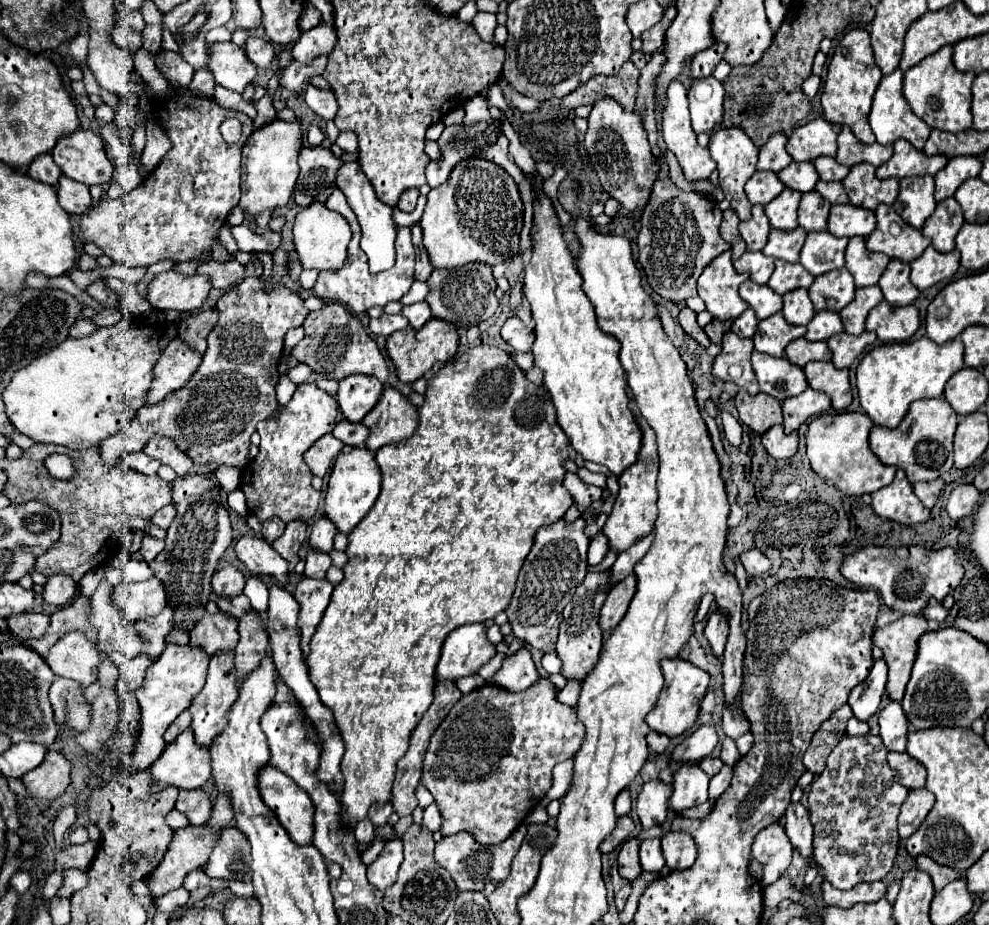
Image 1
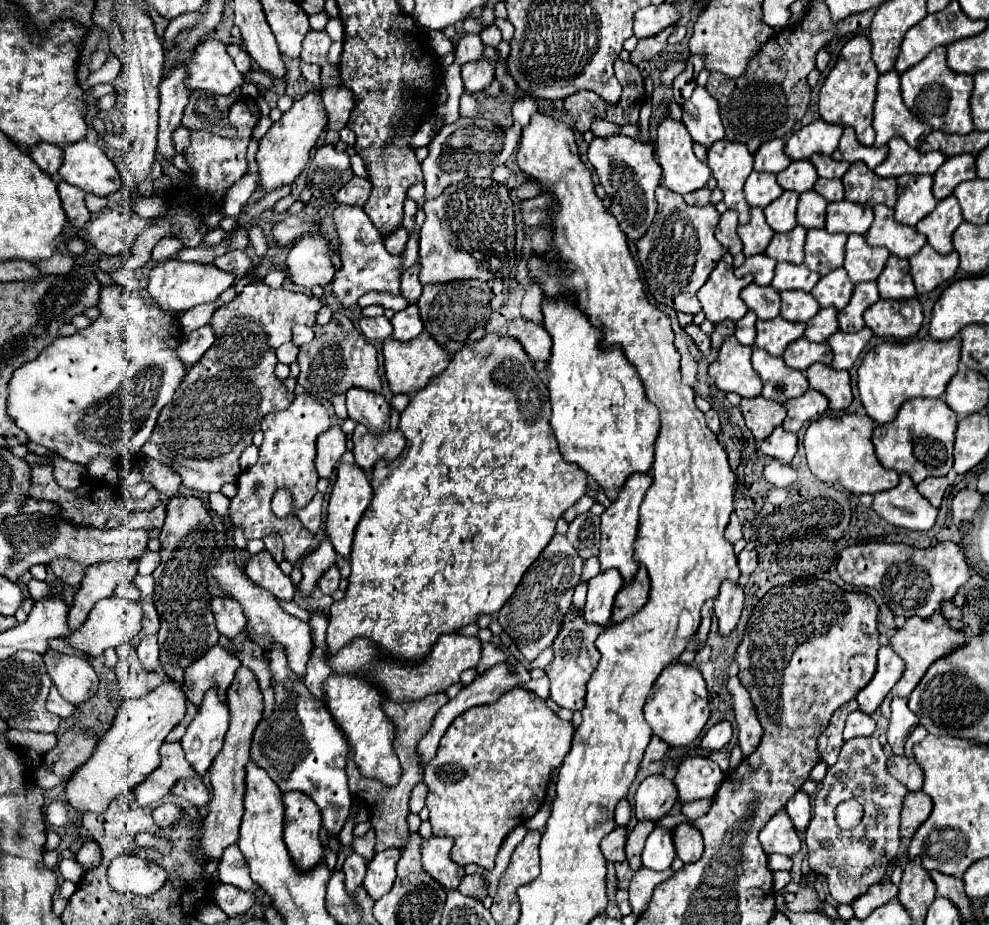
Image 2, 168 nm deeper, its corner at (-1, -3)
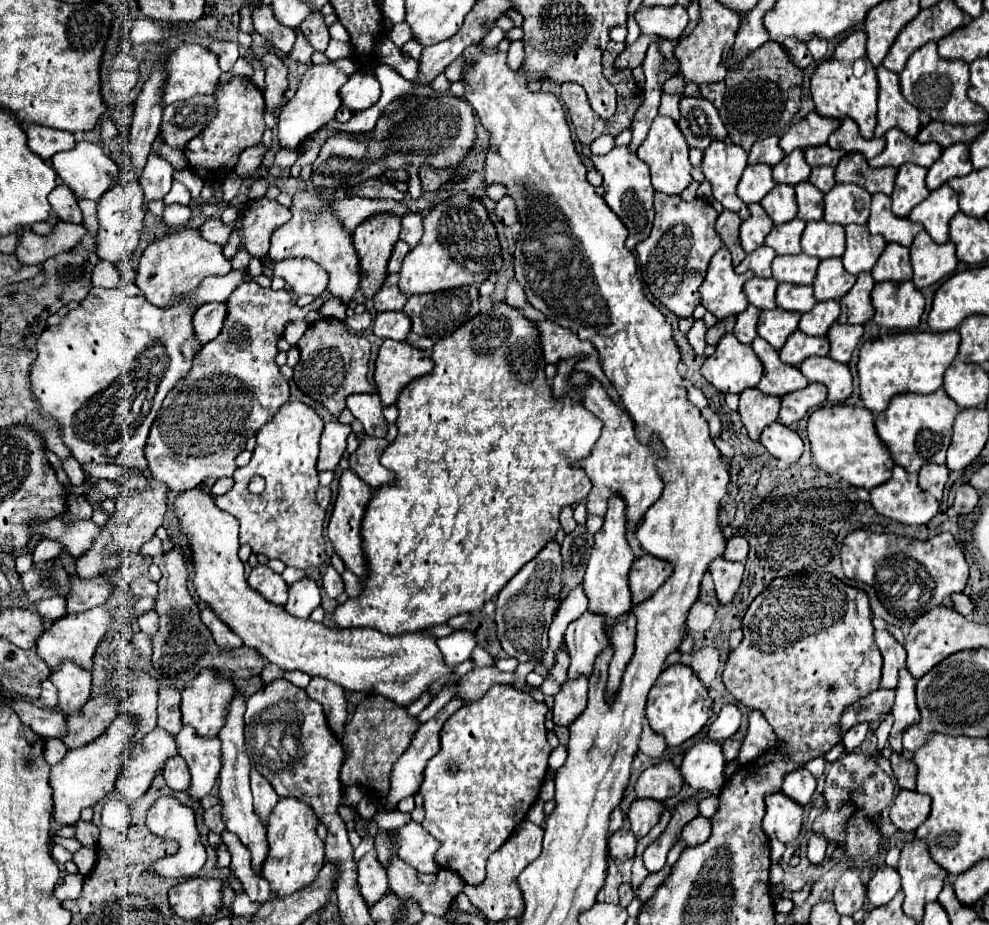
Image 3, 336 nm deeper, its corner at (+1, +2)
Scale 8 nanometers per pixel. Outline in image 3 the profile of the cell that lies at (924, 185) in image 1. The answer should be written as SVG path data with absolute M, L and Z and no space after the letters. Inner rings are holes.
M906 163L898 169L896 183L894 183L894 193L892 193L892 213L898 217L908 217L910 209L922 203L930 191L924 183L926 179L924 167L918 167L914 163Z

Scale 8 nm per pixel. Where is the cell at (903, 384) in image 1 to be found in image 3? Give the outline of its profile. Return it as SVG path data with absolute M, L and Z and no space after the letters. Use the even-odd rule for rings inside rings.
M900 331L882 335L876 341L866 341L858 353L858 379L860 397L866 409L880 413L888 407L888 401L898 393L932 393L942 387L942 377L950 361L958 355L960 335L958 331L932 333L932 331Z

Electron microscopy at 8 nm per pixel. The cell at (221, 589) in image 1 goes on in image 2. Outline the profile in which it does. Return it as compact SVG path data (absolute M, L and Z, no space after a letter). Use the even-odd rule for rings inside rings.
M216 596L212 598L210 608L214 612L216 628L220 634L232 638L246 626L246 618L244 618L244 612L238 600L230 596Z

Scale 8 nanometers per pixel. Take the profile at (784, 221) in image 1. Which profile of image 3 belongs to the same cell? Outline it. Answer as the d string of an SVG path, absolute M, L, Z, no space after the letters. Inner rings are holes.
M776 185L760 205L776 225L788 223L796 217L796 191L792 185Z

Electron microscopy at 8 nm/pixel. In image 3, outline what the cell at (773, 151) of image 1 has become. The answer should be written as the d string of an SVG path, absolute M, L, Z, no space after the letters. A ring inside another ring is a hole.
M772 135L768 139L756 141L748 153L748 163L756 165L756 163L766 163L770 167L774 167L776 163L780 163L784 159L784 151L778 145L778 137Z

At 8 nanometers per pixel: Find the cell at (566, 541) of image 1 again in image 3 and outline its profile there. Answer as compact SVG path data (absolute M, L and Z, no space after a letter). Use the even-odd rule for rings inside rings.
M550 541L532 561L528 561L506 585L504 589L498 593L496 599L496 631L498 631L498 641L502 645L502 649L518 659L520 663L526 661L540 661L542 655L548 649L548 629L550 623L554 619L554 607L558 607L558 587L562 587L562 579L558 579L558 575L562 575L562 557L560 557L560 545L556 541Z

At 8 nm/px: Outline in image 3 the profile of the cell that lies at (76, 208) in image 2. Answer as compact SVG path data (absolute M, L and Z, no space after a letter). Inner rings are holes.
M58 185L48 195L48 201L50 201L50 205L56 211L56 215L58 215L60 221L82 223L82 211L78 207L78 199L76 199L76 195L66 185Z

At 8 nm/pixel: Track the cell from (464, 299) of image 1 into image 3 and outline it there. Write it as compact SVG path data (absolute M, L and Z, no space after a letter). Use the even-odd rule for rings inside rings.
M460 287L458 291L440 291L438 295L414 295L402 309L412 321L412 333L442 339L452 335L462 323L478 315L478 287Z

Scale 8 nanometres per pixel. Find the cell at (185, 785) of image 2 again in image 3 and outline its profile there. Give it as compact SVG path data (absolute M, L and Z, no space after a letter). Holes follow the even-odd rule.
M174 755L166 761L166 767L164 767L164 779L168 783L170 789L176 789L176 791L184 791L184 787L188 787L190 783L190 773L188 773L188 767L186 767L186 761L180 757L180 755Z

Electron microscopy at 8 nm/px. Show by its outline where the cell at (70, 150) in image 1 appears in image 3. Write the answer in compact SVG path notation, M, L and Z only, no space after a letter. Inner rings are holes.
M88 141L76 143L76 147L70 151L56 153L52 157L52 167L58 173L58 177L62 179L62 183L68 185L78 199L98 201L114 185L114 181L118 177L118 165L108 155L104 155L104 151L98 145L88 143Z

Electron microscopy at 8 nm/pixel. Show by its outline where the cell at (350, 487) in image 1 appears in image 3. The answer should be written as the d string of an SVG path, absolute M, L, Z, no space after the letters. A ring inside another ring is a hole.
M346 469L340 475L340 487L338 487L338 495L336 495L336 501L334 501L332 517L330 517L330 523L328 523L328 537L330 537L332 545L334 545L334 551L344 561L346 569L350 569L360 579L366 579L366 573L368 573L366 555L362 551L360 527L362 527L362 517L366 513L366 505L370 503L370 499L372 499L372 489L368 489L366 483L362 483L352 469Z

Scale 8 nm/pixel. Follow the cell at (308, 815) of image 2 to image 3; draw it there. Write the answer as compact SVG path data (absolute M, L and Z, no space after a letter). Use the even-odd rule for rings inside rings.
M280 799L268 817L268 859L262 867L262 875L270 883L276 897L288 897L294 891L310 885L322 869L324 841L316 835L318 817L310 805L300 799Z

